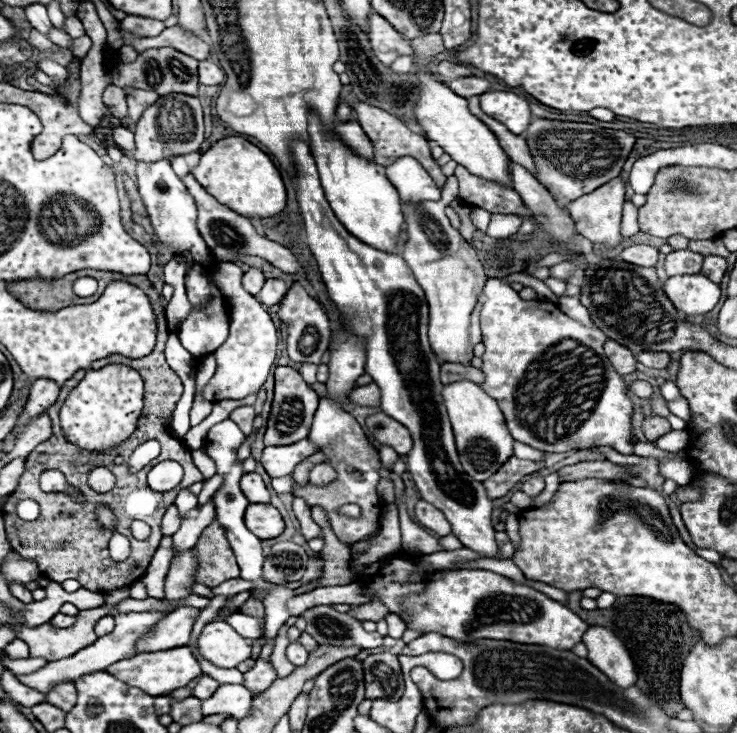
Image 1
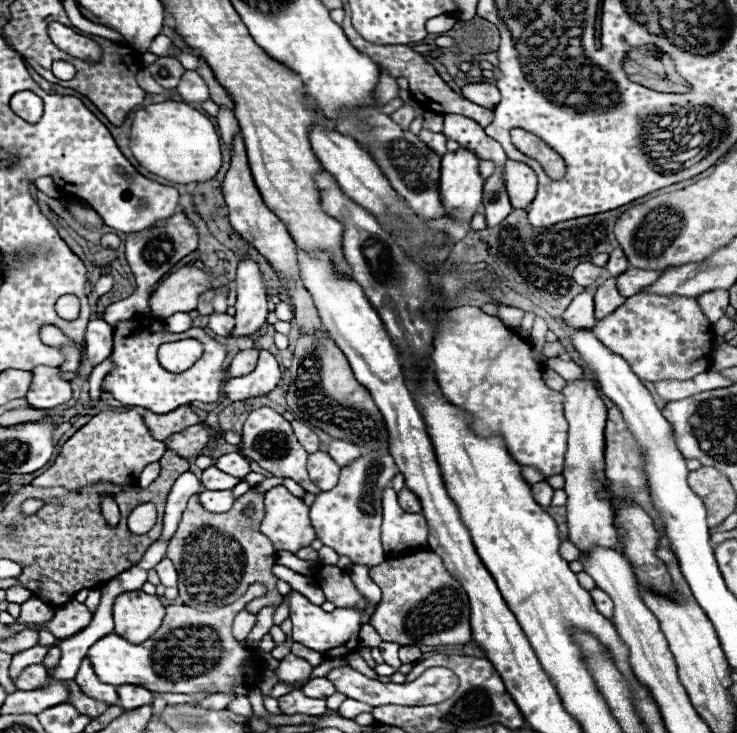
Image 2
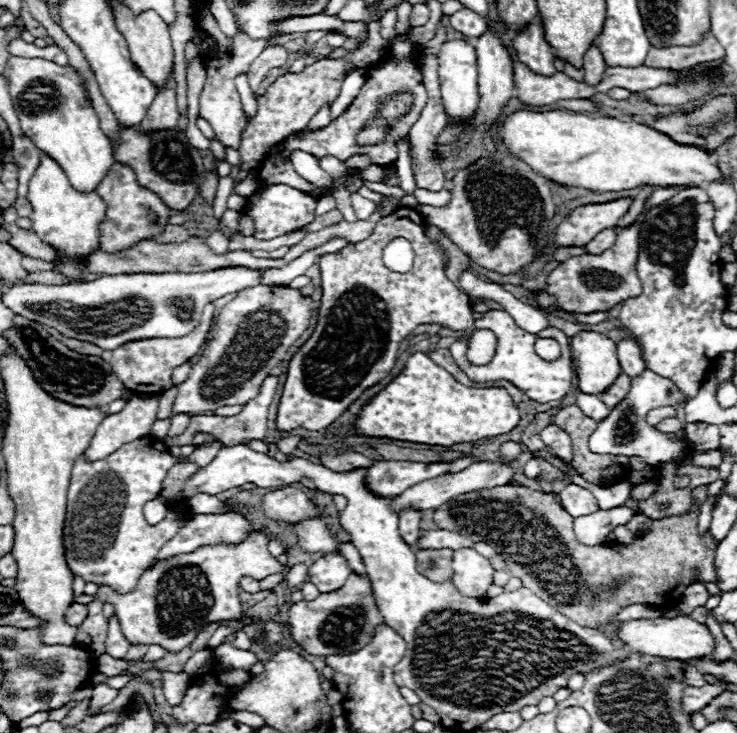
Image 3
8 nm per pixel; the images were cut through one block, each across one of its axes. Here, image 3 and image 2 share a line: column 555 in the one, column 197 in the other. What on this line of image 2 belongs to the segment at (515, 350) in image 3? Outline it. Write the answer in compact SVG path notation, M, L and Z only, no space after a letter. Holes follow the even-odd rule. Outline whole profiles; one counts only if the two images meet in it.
M144 317L131 318L119 322L113 331L113 349L110 360L114 364L112 372L104 378L104 390L110 392L118 402L124 406L144 406L152 412L164 414L170 412L182 404L190 404L194 400L200 402L216 402L220 398L220 386L224 384L224 358L226 358L226 346L220 344L216 338L208 336L202 328L190 328L182 334L168 334L163 330L162 322L159 320ZM184 338L196 338L204 342L204 354L202 358L180 374L170 374L164 370L156 358L158 346L166 342L176 342Z

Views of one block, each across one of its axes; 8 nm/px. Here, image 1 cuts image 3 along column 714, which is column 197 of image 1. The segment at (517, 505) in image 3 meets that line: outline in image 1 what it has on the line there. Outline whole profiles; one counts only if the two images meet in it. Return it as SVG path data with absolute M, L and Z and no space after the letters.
M216 520L202 532L194 548L200 560L196 568L196 582L214 588L224 580L240 576L240 568L226 540L226 532Z

